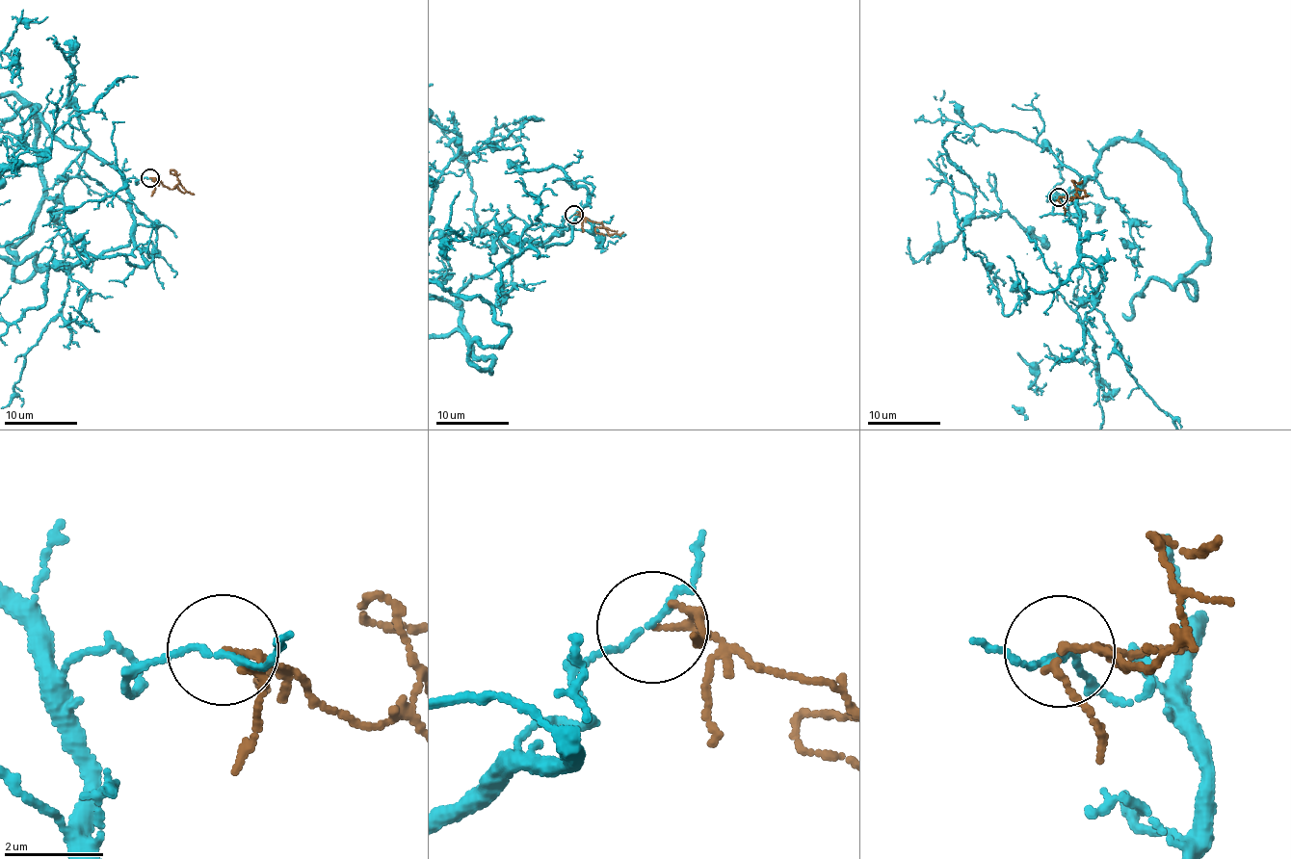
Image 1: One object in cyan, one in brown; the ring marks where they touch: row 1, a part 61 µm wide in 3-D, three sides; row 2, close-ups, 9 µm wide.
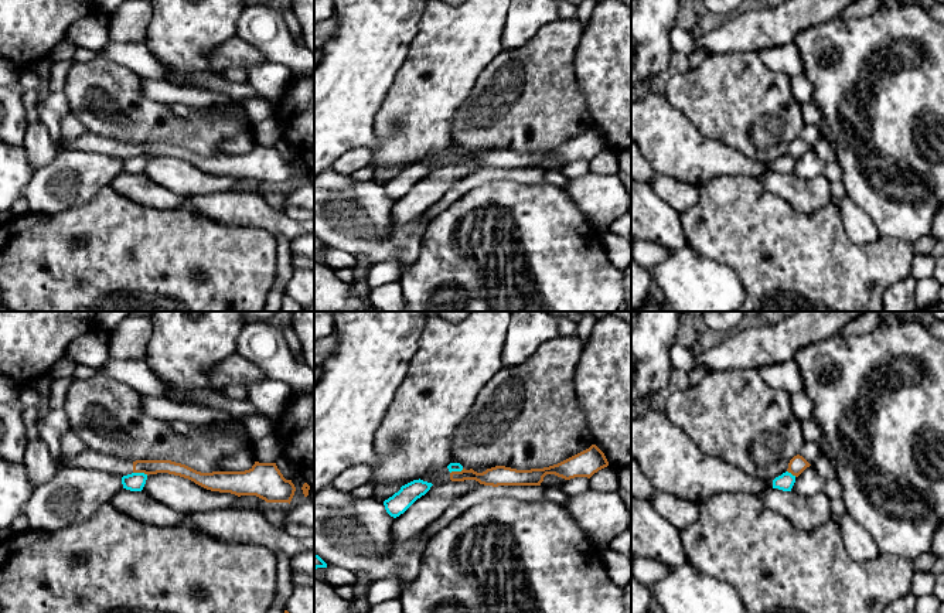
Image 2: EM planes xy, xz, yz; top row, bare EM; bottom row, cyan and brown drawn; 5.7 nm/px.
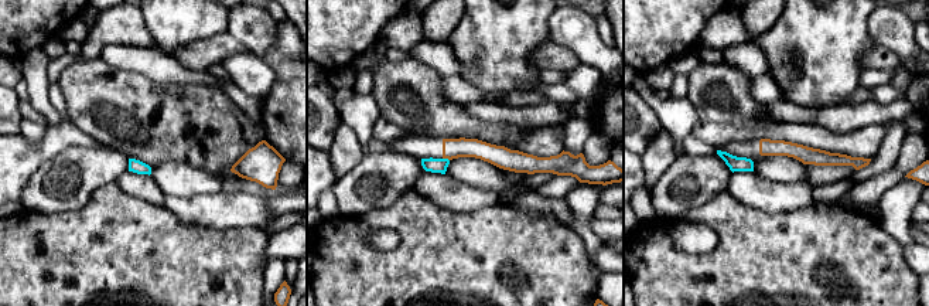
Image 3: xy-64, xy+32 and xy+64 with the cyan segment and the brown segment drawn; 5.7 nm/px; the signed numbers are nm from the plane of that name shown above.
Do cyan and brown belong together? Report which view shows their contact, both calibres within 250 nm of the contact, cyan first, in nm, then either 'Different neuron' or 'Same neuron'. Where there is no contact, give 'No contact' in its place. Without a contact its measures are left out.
Touches cyan in xy. Thickness 110 nm (cyan) against 80 nm. Different neuron

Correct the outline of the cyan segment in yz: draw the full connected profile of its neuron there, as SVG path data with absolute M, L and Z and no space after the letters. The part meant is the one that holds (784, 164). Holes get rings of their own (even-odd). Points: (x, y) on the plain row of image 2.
M785 154L773 163L773 171L778 171L783 174L791 174L794 166L795 166L795 159Z

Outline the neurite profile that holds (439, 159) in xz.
M592 127L589 132L549 150L517 153L505 149L495 149L483 156L473 151L461 154L449 154L447 149L425 156L420 163L432 167L451 164L476 163L484 168L541 168L546 157L555 157L565 163L575 160L590 161L594 156L609 149L604 136Z

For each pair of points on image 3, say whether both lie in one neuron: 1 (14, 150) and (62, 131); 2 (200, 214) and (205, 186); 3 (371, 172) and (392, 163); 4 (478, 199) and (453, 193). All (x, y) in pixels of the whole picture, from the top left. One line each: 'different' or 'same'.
1: same
2: different
3: same
4: same

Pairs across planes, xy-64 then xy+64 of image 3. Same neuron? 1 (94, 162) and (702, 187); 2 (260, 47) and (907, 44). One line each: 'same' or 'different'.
1: same
2: same

